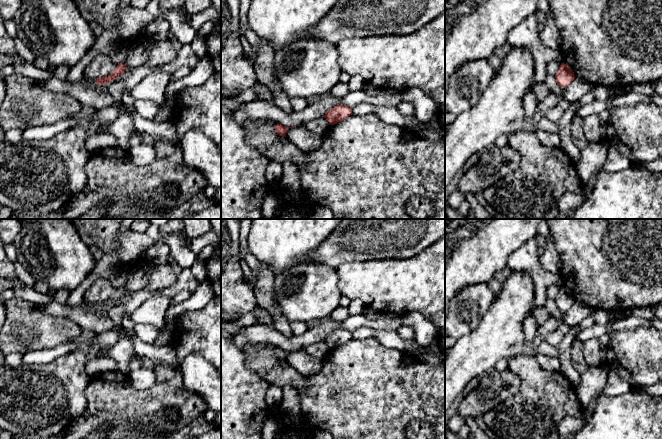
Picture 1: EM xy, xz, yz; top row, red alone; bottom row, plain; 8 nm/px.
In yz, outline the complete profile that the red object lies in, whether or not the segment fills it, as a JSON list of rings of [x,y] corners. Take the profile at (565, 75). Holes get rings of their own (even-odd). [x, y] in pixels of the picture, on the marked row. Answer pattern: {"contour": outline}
{"contour": [[[564,62],[560,65],[559,70],[555,74],[556,82],[563,88],[568,87],[576,78],[573,70]]]}

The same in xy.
{"contour": [[[118,63],[117,67],[114,69],[112,73],[110,73],[108,76],[96,78],[95,83],[97,85],[105,85],[109,82],[112,82],[116,78],[121,77],[125,73],[126,68],[127,66],[124,63]]]}

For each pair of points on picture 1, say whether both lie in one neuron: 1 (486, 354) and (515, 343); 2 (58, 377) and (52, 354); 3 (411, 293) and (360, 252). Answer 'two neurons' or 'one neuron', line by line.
1: one neuron
2: two neurons
3: two neurons

